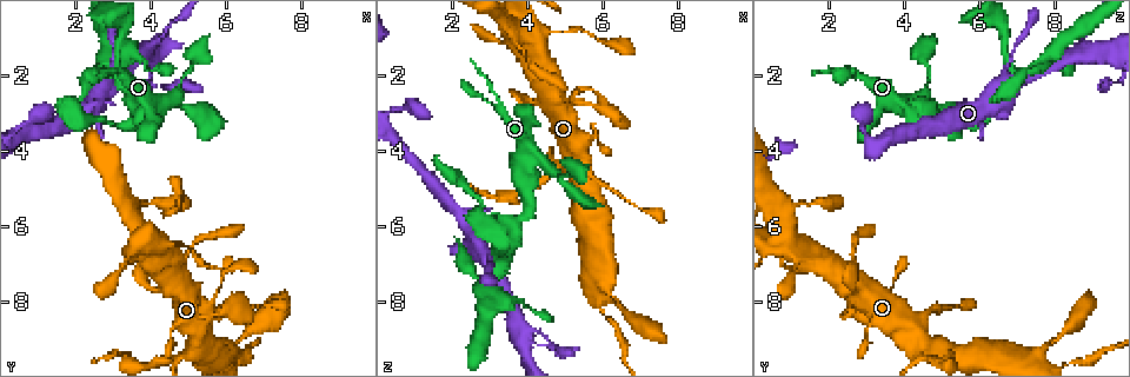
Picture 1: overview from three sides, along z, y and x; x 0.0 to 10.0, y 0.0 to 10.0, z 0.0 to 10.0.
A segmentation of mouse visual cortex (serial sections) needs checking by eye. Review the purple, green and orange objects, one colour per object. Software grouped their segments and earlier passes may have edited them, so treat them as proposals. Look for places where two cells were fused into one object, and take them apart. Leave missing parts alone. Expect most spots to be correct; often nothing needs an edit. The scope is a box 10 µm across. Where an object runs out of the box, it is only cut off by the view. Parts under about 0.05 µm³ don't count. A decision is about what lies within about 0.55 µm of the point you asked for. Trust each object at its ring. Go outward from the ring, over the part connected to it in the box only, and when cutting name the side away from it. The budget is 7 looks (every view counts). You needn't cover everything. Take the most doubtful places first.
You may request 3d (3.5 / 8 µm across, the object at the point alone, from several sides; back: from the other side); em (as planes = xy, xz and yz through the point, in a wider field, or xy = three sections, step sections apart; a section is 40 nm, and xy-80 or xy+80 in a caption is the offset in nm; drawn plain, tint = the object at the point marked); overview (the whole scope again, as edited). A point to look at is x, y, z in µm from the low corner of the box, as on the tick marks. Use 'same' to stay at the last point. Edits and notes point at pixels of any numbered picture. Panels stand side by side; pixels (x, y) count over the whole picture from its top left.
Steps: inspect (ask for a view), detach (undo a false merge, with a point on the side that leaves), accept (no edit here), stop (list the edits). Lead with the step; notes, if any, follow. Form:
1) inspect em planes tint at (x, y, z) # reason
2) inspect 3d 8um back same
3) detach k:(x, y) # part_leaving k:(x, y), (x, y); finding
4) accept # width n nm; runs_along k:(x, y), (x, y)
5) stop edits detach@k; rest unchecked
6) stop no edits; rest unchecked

inspect 3d 3.5um at (3.05, 1.80, 7.60) # thick turns thin

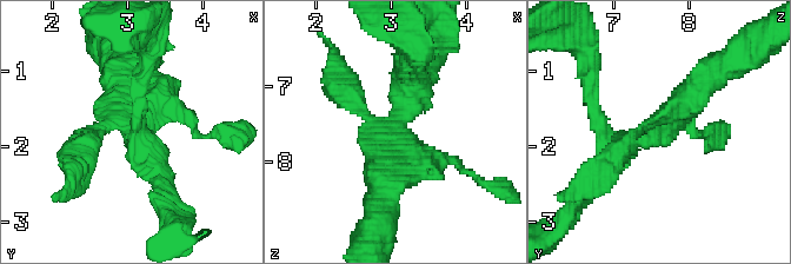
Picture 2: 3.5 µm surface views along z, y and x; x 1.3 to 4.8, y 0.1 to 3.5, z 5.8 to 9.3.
inspect em xy step 1 plain at (3.10, 1.75, 7.60) # arms 4; arm_widths 200, 300, 350, 400 nm

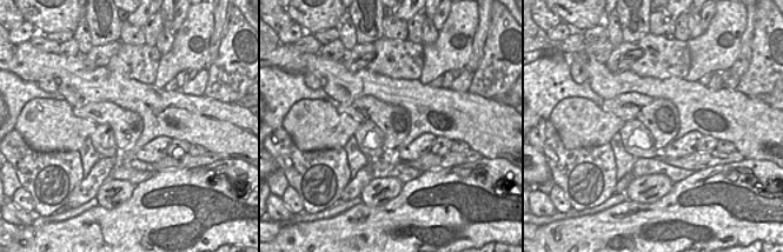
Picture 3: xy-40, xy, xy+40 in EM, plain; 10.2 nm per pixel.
inspect em xy step 1 tint same # where the object lies

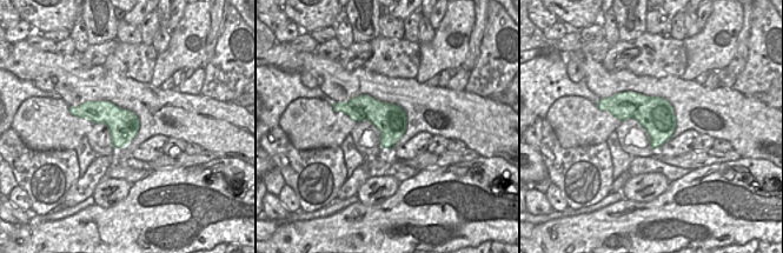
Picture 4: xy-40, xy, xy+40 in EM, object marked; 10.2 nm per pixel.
accept # runs_along 2:(603, 171), (709, 73); all the same cell

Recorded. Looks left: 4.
inspect 3d 8um at (4.25, 2.35, 9.25) # thick turns thin

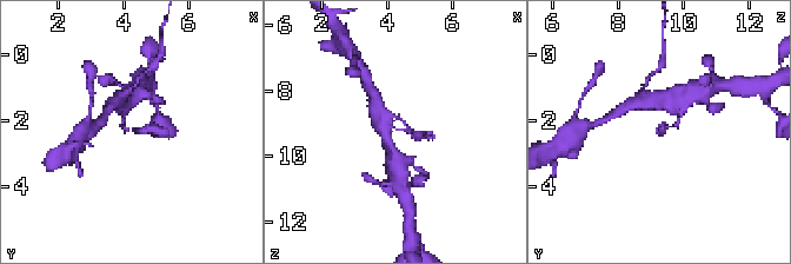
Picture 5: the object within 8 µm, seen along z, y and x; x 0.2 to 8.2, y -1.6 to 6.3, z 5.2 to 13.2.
inspect 3d 3.5um same # closer look

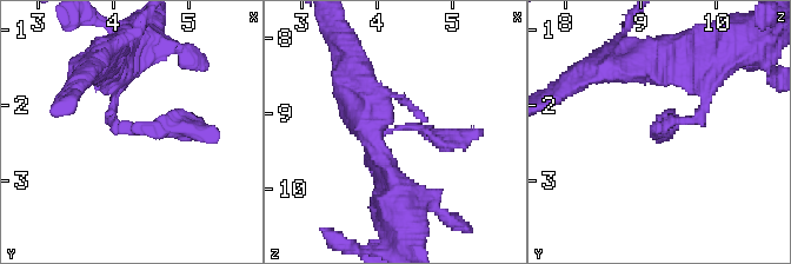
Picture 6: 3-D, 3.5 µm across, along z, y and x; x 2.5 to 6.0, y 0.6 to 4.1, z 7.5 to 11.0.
inspect em xy step 1 tint at (4.25, 2.30, 9.20)

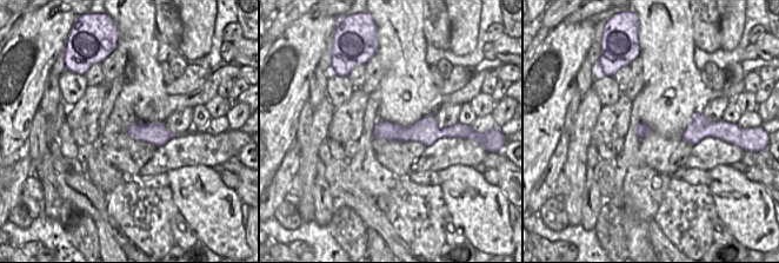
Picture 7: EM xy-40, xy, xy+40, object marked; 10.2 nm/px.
accept # runs_along 6:(117, 97), (113, 126), (204, 133); continuous, no second cell

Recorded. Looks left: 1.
stop no edits; rest unchecked

